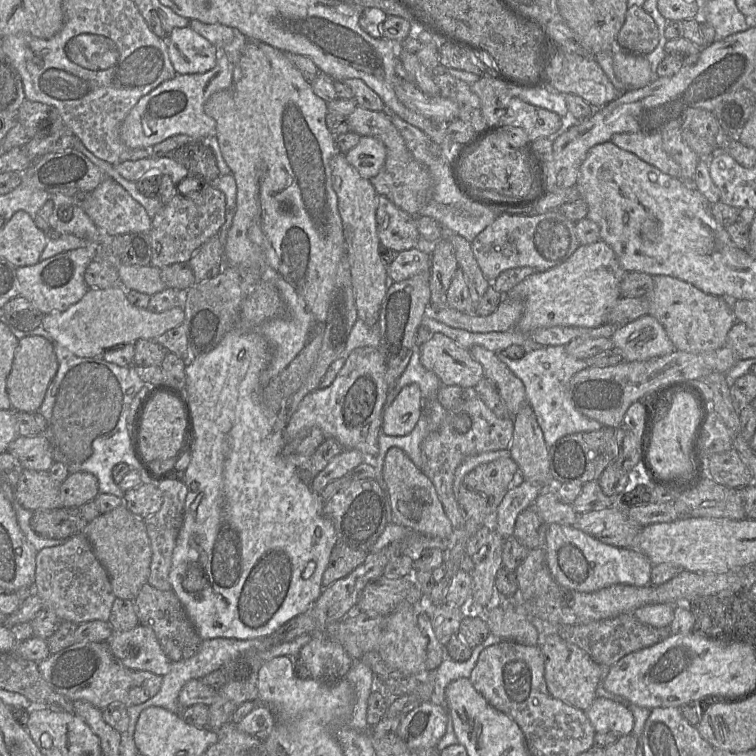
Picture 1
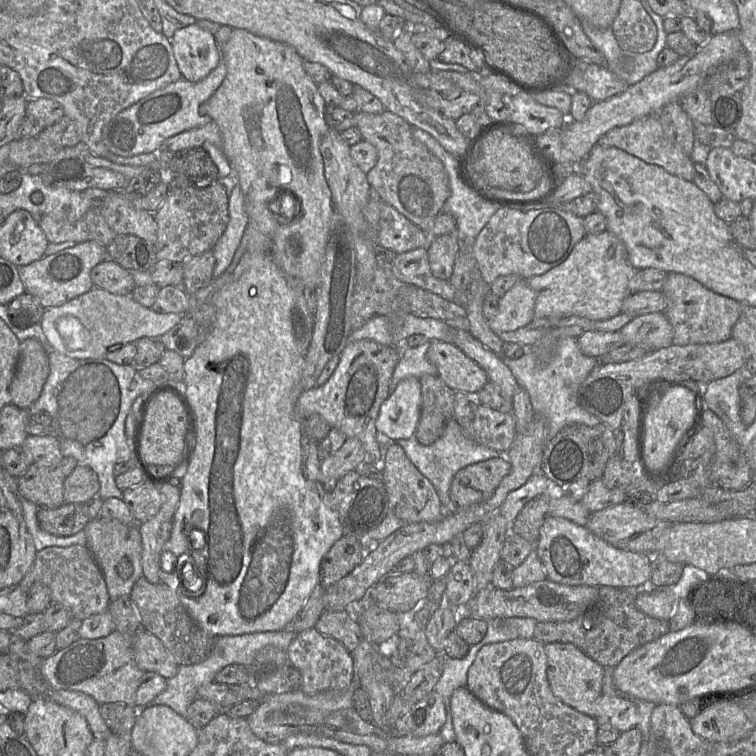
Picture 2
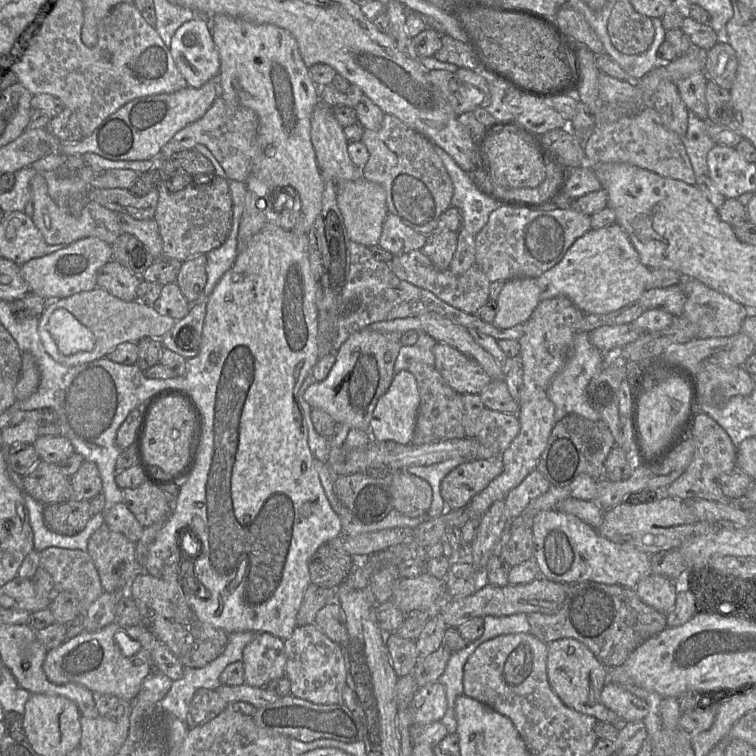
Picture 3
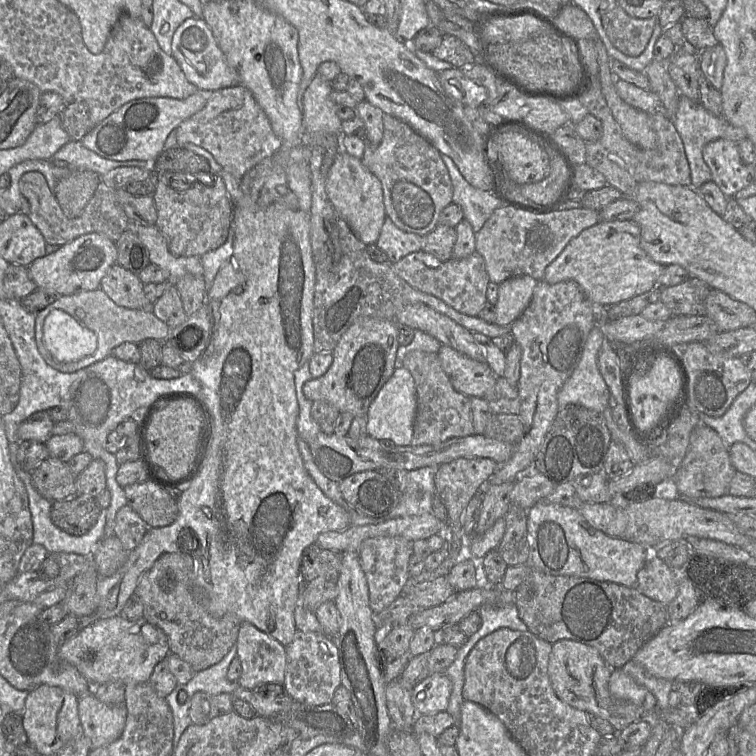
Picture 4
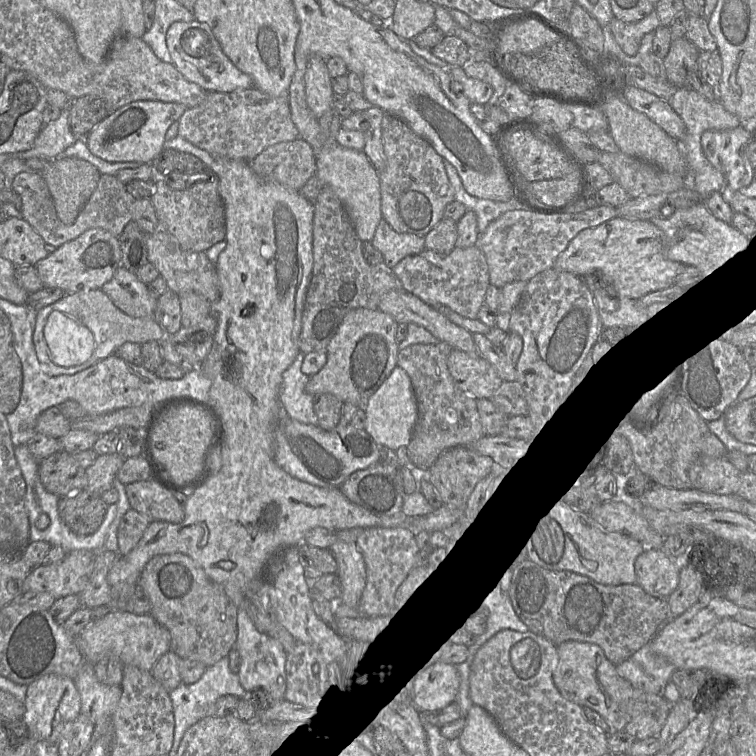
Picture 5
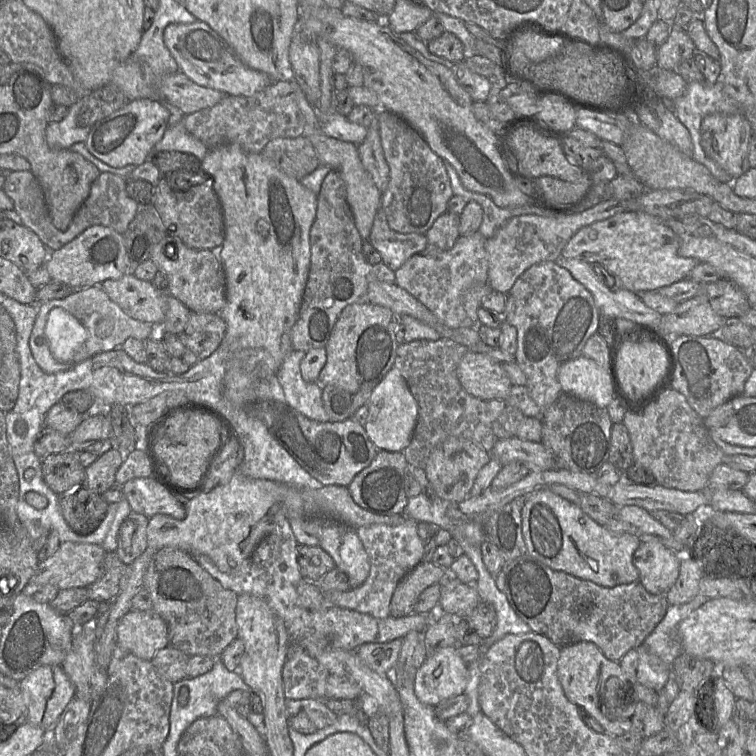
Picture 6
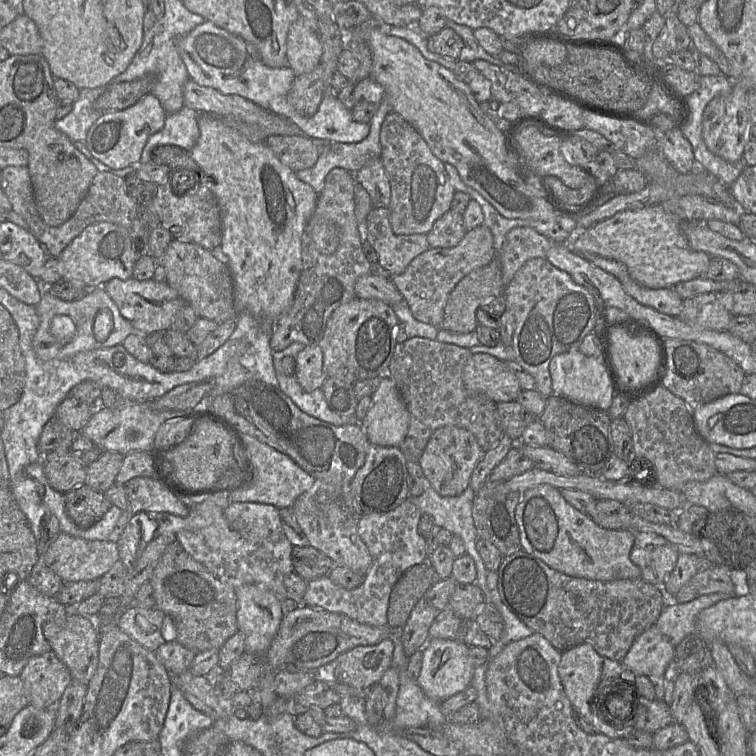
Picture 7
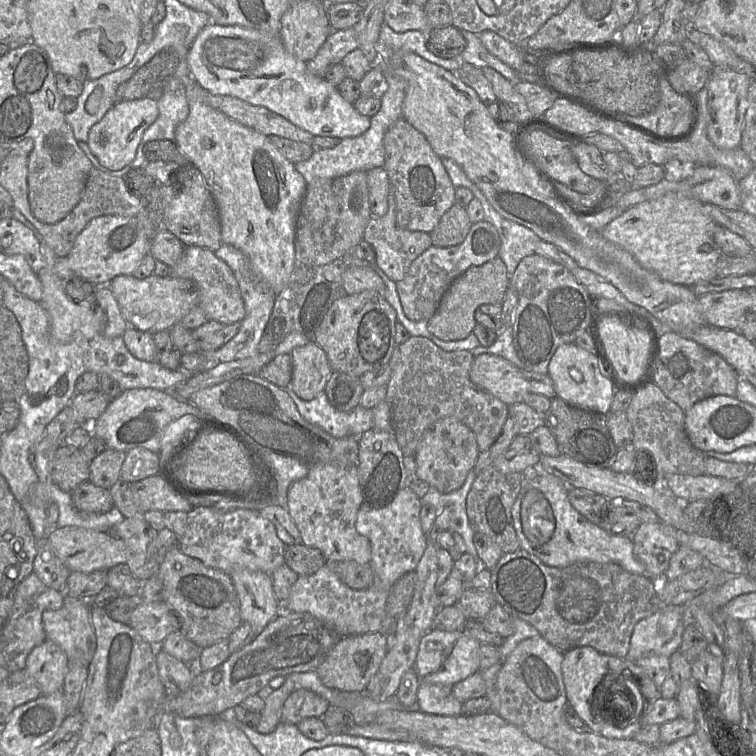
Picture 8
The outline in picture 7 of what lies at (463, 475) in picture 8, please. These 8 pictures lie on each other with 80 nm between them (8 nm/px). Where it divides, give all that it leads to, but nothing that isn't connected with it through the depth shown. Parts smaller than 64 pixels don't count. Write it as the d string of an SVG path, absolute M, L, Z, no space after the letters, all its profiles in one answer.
M444 426L435 430L418 461L424 477L441 496L458 496L470 486L471 475L481 461L485 451L476 437L468 430L455 426Z

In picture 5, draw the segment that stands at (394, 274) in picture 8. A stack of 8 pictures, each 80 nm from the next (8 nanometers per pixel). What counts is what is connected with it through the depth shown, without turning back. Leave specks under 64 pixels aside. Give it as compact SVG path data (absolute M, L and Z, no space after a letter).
M384 218L379 222L370 243L381 252L383 263L391 269L406 256L419 254L425 249L424 236L397 233Z

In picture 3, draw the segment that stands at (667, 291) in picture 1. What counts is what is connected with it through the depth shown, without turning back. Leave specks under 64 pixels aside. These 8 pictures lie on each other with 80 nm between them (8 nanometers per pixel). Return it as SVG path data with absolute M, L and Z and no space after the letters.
M684 278L681 286L686 295L684 311L681 316L697 327L698 339L729 337L741 332L743 321L751 313L748 308L695 279Z

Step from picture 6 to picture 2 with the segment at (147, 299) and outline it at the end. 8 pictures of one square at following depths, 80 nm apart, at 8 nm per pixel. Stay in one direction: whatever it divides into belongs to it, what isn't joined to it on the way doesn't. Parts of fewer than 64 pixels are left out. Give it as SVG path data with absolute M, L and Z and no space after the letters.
M106 259L91 270L94 287L116 295L131 295L135 288L132 275L111 259Z

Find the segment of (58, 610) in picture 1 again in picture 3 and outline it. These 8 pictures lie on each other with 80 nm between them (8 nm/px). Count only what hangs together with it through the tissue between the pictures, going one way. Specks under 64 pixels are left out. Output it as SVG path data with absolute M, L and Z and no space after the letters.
M48 547L40 552L39 566L51 575L55 592L76 594L81 613L85 613L104 592L98 571L87 551Z

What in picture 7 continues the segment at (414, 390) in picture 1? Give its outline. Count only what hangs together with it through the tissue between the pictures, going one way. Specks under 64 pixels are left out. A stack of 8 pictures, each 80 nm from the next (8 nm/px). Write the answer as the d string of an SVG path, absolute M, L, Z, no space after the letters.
M389 376L382 377L371 397L371 407L361 421L369 442L399 448L408 431L410 414L394 380Z

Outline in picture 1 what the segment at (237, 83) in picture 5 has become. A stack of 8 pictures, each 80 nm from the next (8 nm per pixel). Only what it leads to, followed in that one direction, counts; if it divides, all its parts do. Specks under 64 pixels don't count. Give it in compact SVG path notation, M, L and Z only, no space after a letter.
M174 28L167 39L170 61L178 75L203 74L217 64L218 49L192 28Z

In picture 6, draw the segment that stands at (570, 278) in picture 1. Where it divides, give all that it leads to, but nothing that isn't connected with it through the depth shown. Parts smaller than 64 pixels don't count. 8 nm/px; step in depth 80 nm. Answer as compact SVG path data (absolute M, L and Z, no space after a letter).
M627 211L596 222L577 231L568 241L561 256L576 258L593 264L600 264L614 275L620 286L636 294L660 289L686 279L690 271L702 263L694 258L679 254L679 239L666 222L643 211Z

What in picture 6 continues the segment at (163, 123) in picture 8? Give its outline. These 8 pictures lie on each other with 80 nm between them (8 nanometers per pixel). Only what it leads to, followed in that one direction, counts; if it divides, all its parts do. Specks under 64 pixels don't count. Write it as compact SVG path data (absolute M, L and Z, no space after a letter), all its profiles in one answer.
M181 121L175 126L167 127L162 139L149 152L147 161L151 161L153 156L163 151L189 153L201 161L206 156L208 148L199 139L191 135Z

